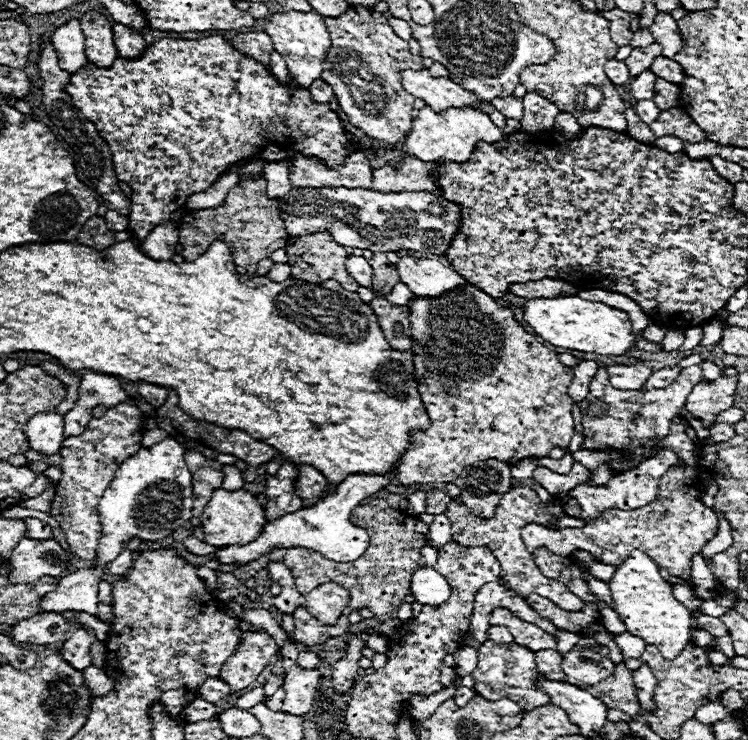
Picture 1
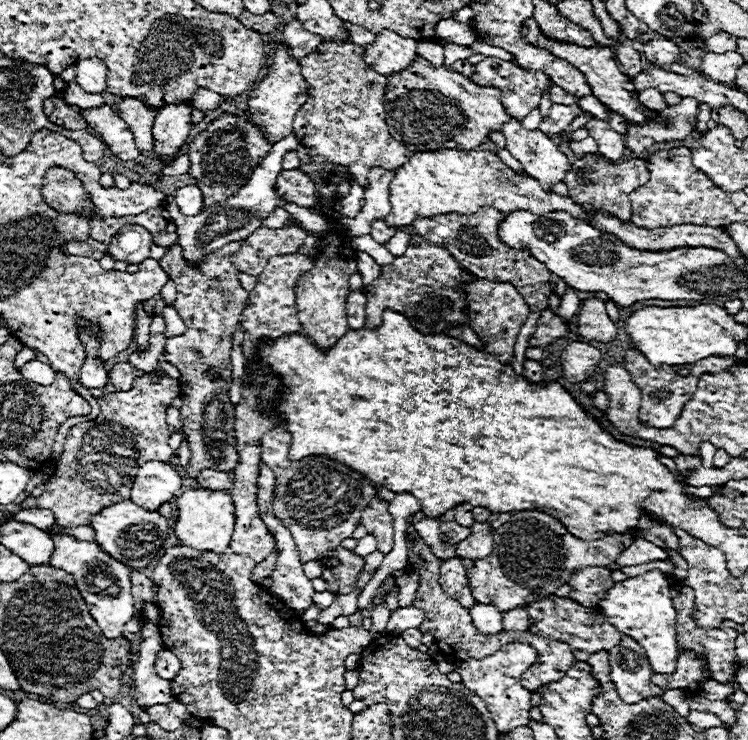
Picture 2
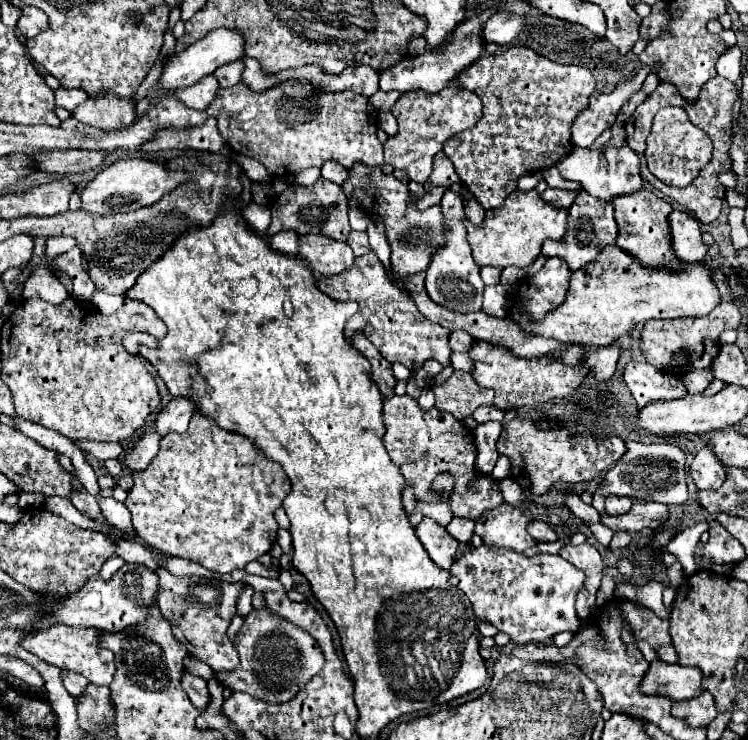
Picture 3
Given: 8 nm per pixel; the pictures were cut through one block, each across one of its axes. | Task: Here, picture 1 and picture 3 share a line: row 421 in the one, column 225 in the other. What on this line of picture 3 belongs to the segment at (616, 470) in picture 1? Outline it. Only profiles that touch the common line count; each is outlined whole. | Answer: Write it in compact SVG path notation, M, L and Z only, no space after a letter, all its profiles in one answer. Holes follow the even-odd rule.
M158 568L160 576L160 596L158 606L162 616L172 624L174 636L184 645L188 654L208 664L216 674L236 668L238 652L234 652L234 644L226 636L226 628L230 626L236 614L236 602L246 584L230 584L210 578L176 578L168 570Z

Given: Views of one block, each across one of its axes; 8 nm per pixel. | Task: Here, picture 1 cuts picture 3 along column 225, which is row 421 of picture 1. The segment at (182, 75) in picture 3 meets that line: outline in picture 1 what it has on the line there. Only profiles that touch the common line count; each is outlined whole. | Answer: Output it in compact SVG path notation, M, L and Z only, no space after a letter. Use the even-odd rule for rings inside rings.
M40 412L28 420L24 432L32 450L52 456L60 450L64 440L64 416L56 412Z

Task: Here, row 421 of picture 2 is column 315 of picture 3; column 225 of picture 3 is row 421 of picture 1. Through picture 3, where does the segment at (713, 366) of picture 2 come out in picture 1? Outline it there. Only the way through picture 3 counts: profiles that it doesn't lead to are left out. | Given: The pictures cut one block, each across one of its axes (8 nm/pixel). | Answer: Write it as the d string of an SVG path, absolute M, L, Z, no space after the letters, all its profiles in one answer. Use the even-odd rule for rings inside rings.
M676 416L672 432L662 440L660 448L678 452L678 456L686 462L686 470L670 468L662 476L658 500L638 510L606 510L600 518L588 520L584 528L550 530L540 524L526 524L522 528L522 540L528 552L534 552L538 546L546 546L558 556L570 556L574 550L586 550L598 562L620 566L632 550L642 550L658 564L664 580L670 584L692 584L692 556L698 554L702 546L718 532L718 516L714 510L702 504L698 484L696 458L702 442L690 424L682 416Z

